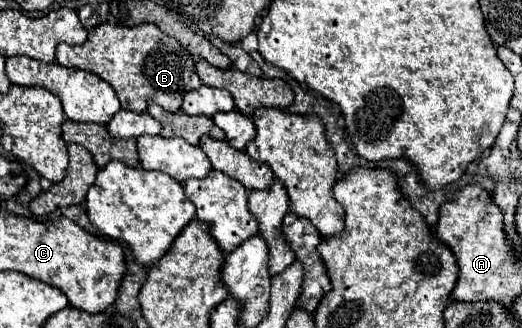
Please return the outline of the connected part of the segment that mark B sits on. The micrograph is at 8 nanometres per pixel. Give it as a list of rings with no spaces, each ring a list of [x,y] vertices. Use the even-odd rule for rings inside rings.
[[[102,23],[90,31],[86,43],[56,47],[56,61],[64,67],[92,71],[110,83],[122,103],[122,109],[144,113],[146,103],[152,99],[166,111],[180,111],[182,97],[200,87],[202,81],[194,71],[192,55],[178,43],[178,39],[162,33],[154,23],[122,27]]]

